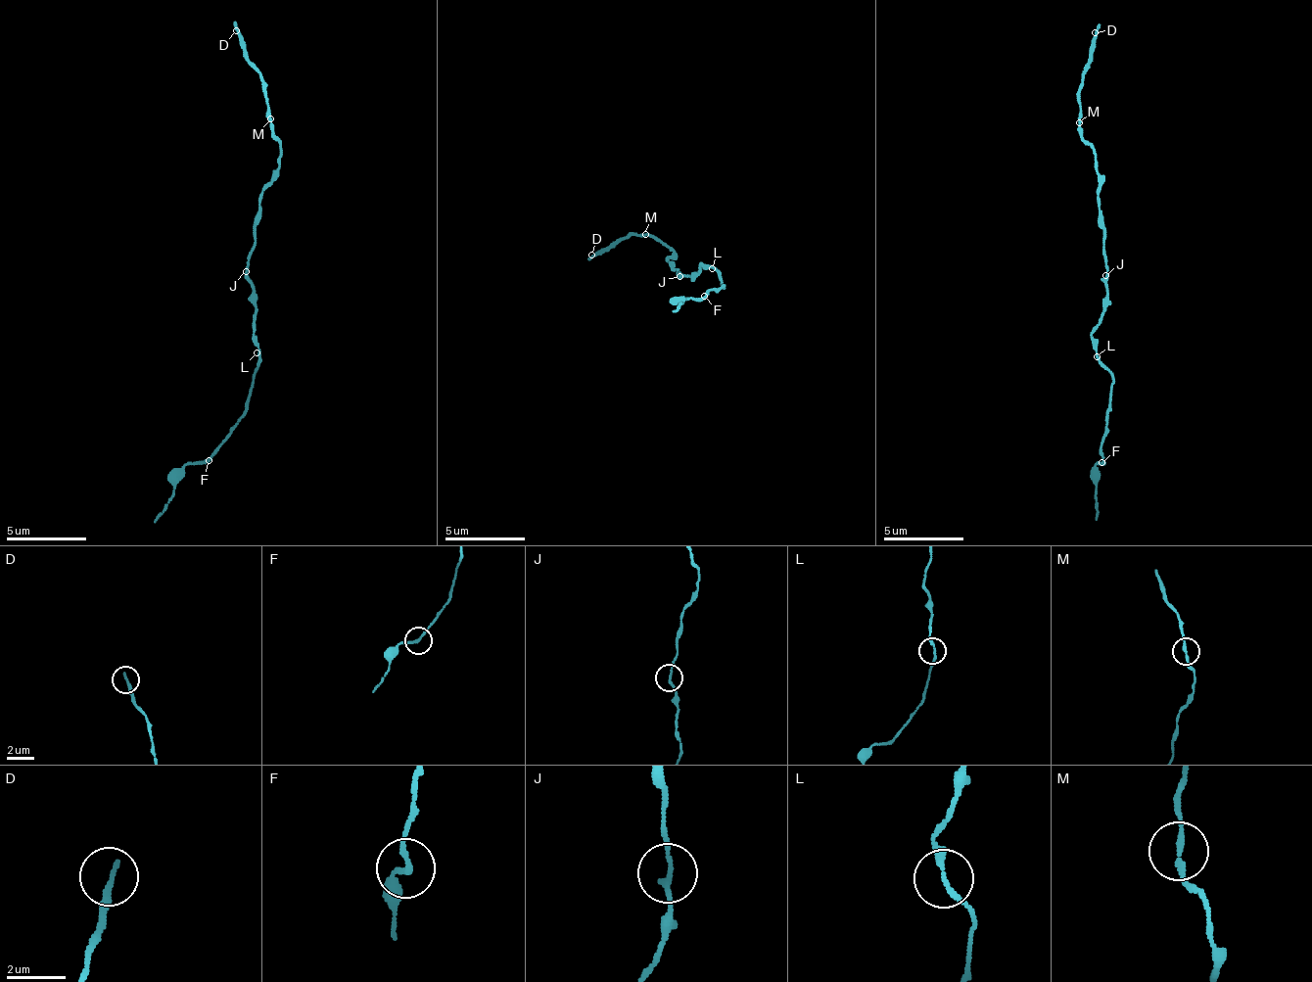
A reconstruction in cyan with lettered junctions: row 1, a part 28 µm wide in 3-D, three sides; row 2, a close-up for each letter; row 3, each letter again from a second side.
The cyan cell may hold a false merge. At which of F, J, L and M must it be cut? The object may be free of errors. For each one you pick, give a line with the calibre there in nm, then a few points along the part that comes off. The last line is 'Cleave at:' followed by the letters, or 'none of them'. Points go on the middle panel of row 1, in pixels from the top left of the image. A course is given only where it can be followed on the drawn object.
M: 170 nm thick; foreign part runs (646, 235), (631, 233), (588, 258)
Cleave at: M

